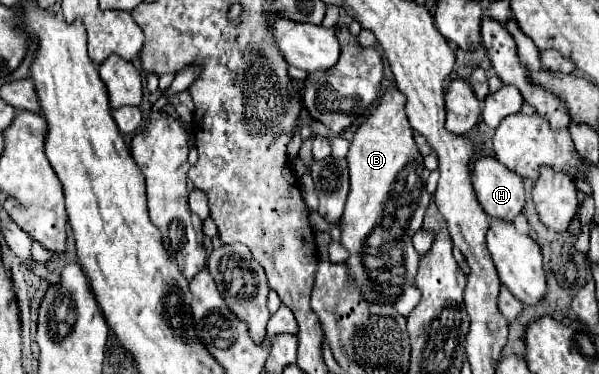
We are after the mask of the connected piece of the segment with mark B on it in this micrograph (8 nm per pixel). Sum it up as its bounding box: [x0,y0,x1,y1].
[341,89,431,317]

